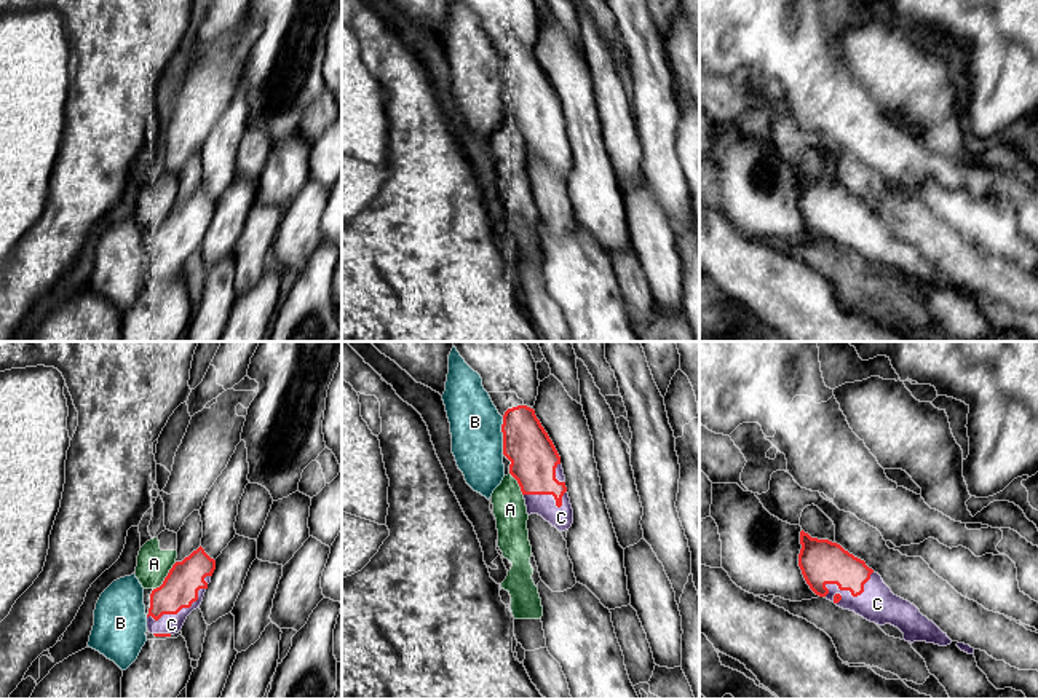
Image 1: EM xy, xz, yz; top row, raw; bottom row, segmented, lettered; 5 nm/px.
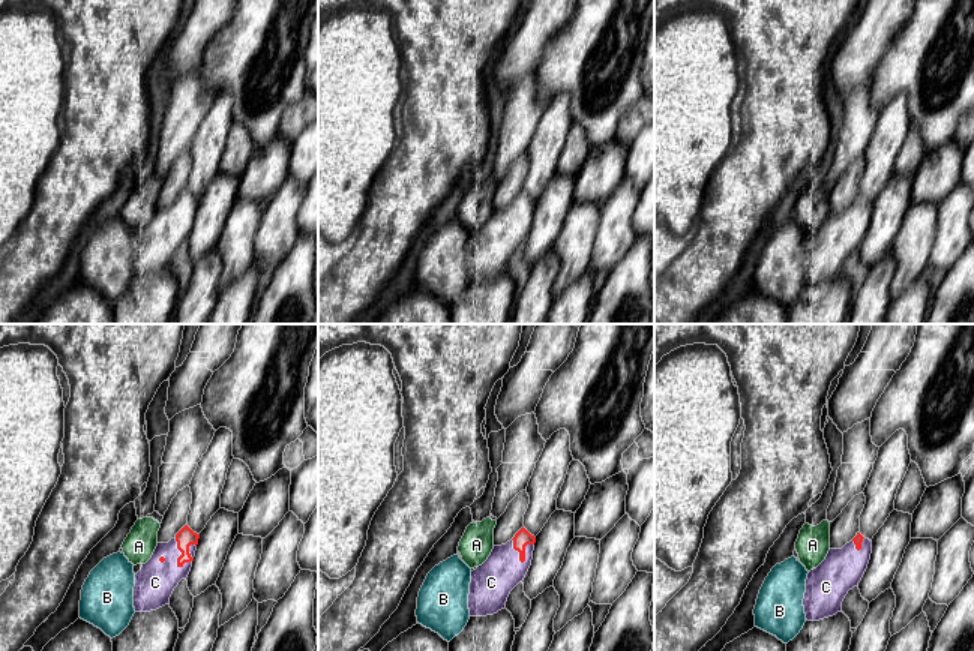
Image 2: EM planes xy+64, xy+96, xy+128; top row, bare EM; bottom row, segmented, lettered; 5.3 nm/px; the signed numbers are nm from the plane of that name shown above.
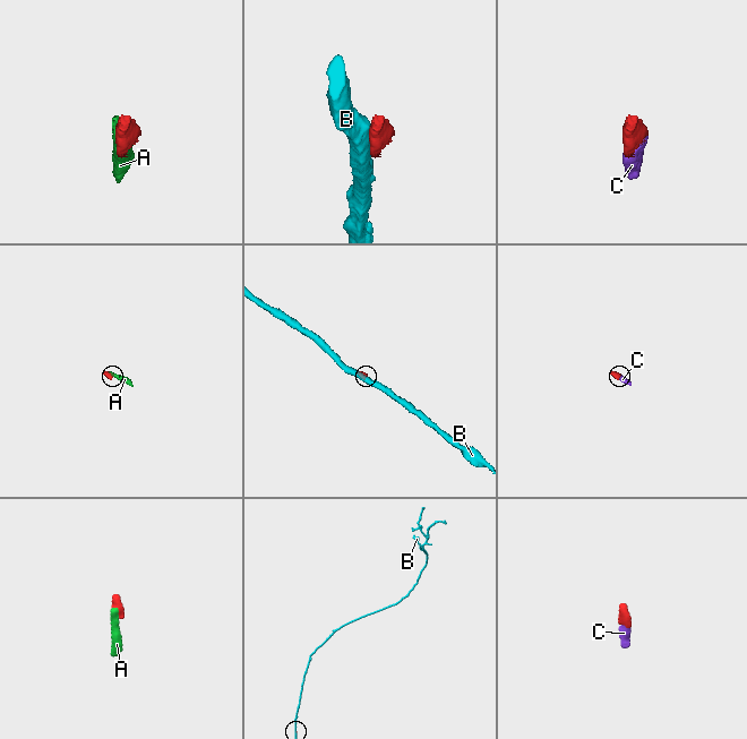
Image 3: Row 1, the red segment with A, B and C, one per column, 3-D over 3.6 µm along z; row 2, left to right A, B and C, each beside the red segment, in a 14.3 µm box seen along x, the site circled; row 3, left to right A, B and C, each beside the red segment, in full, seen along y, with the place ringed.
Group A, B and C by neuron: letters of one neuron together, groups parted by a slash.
A / B / C

